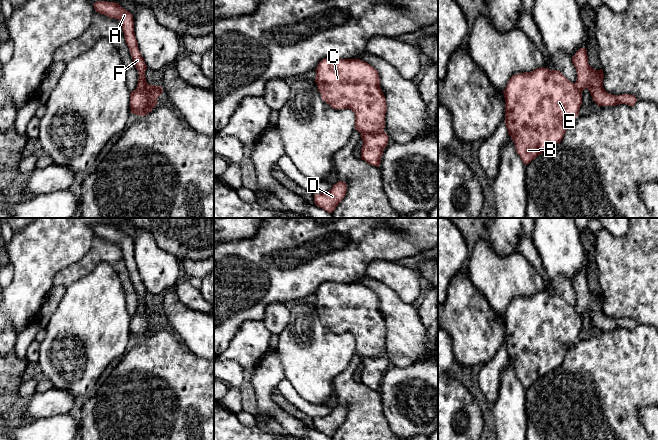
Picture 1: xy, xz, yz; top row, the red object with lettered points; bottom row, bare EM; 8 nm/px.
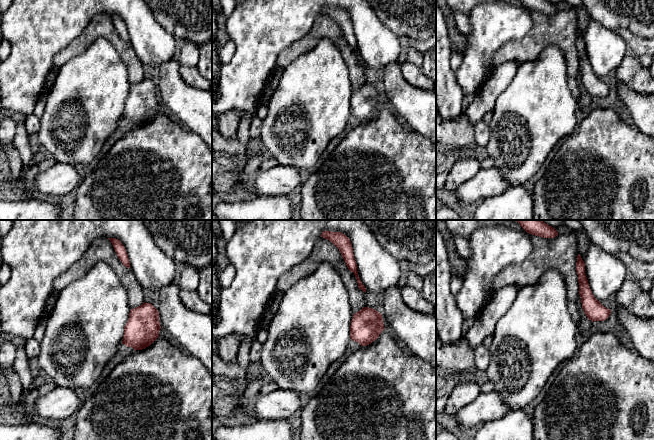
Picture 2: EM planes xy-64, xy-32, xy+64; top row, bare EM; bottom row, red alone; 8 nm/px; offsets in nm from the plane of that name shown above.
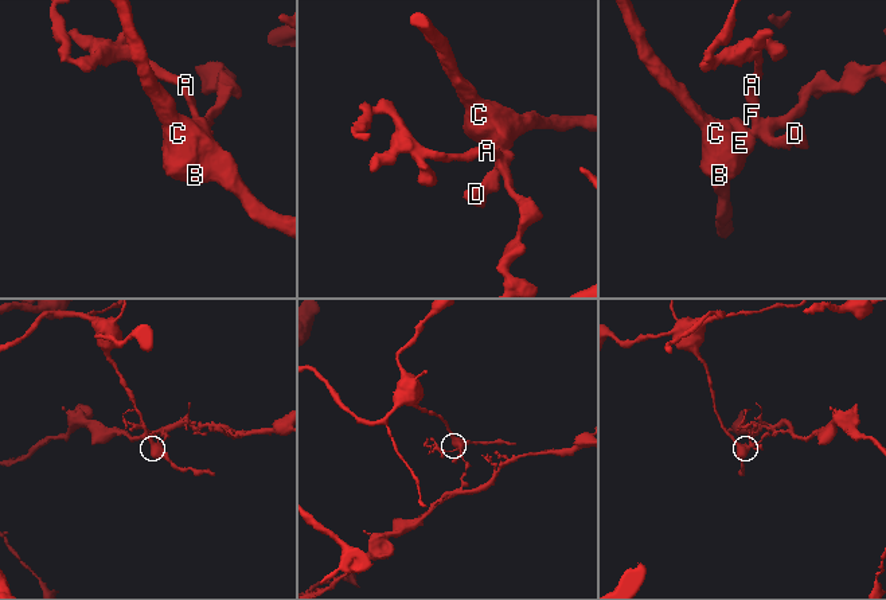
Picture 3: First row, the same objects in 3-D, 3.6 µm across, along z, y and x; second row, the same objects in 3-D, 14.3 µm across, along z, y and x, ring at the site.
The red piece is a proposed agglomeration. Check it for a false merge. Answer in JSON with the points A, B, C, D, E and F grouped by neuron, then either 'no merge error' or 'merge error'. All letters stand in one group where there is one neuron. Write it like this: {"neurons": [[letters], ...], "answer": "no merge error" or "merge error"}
{"neurons": [["A", "D", "F"], ["B", "C", "E"]], "answer": "merge error"}

